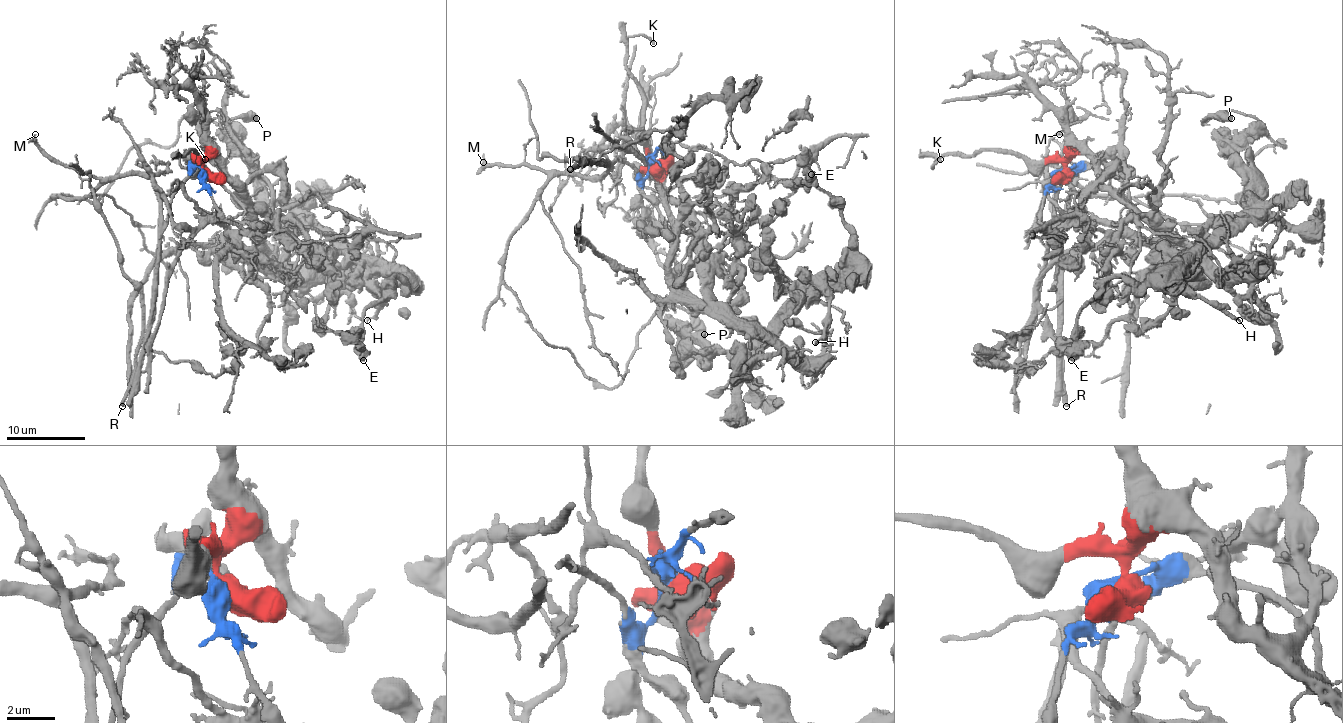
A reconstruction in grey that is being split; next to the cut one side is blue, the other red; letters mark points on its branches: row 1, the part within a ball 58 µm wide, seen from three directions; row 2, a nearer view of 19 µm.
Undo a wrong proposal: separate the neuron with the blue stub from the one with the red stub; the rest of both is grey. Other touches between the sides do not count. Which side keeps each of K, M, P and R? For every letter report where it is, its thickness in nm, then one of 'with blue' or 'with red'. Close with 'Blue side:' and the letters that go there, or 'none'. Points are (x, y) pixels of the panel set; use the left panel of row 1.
K: at (205, 159); 280 nm thick; with red
M: at (35, 134); 90 nm thick; with blue
P: at (256, 118); 600 nm thick; with blue
R: at (122, 406); 400 nm thick; with blue
Blue side: M, P, R

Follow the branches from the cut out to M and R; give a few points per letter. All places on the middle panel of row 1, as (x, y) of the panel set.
M: (653, 164), (643, 178), (619, 158), (597, 176), (542, 172), (524, 164), (487, 164), (481, 168), (483, 162)
R: (653, 164), (643, 178), (619, 158), (588, 162), (570, 170)

